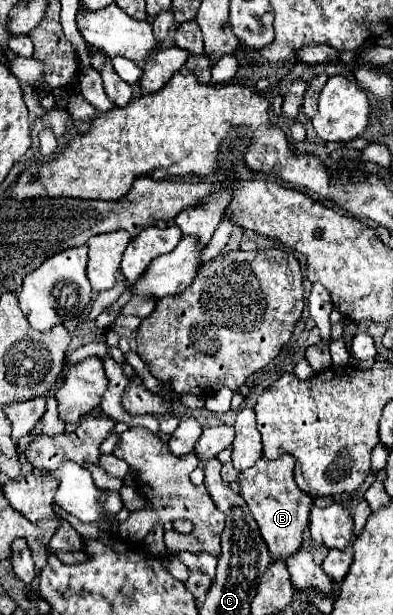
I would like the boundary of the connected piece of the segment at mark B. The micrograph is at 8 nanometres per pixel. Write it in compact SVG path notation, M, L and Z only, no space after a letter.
M280 456L278 460L260 458L252 468L240 472L238 484L240 484L240 496L248 502L248 508L258 522L260 534L264 542L268 544L268 550L274 560L284 560L286 556L294 554L302 544L302 532L308 528L308 512L312 510L312 498L300 488L296 488L294 482L294 456Z

